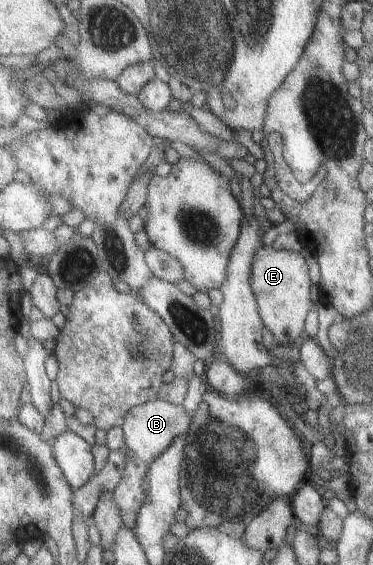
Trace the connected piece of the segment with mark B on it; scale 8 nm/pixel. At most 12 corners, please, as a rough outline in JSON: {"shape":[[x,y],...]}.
{"shape":[[160,398],[121,426],[127,467],[113,488],[125,526],[135,526],[151,462],[189,431],[192,414]]}

